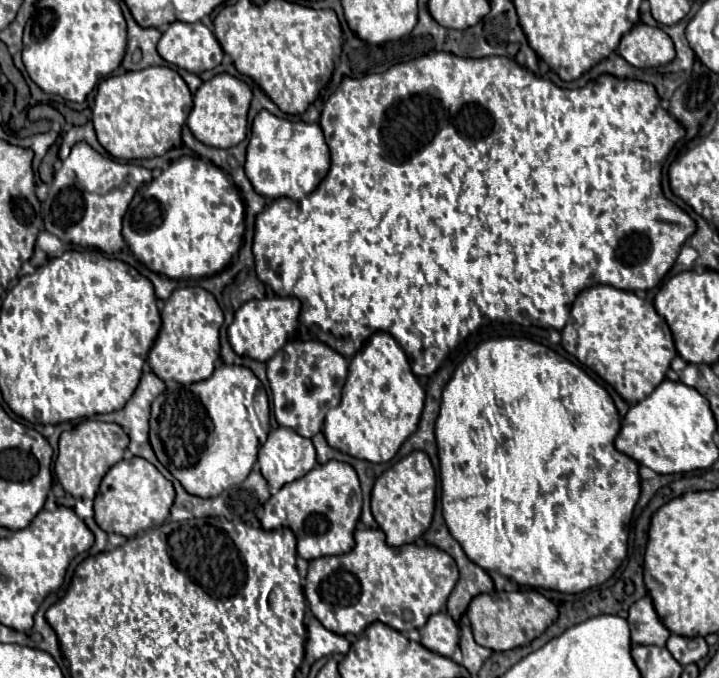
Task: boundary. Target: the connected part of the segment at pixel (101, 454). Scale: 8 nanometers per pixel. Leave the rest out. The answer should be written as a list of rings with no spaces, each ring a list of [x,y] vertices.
[[[81,421],[71,431],[63,431],[61,439],[59,439],[59,455],[57,455],[57,461],[55,461],[55,473],[57,473],[59,483],[73,497],[93,499],[97,495],[97,489],[99,489],[103,475],[117,461],[123,459],[127,445],[129,445],[127,433],[115,423]]]

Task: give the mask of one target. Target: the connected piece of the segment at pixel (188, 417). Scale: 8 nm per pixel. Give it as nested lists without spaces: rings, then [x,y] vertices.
[[[221,365],[211,379],[191,385],[169,385],[151,405],[149,441],[161,465],[183,485],[183,489],[197,497],[217,497],[227,487],[237,485],[251,473],[259,447],[270,431],[270,406],[267,393],[255,373],[241,365]]]

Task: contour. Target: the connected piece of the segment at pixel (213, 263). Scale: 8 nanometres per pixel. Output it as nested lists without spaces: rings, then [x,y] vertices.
[[[181,157],[173,161],[157,179],[137,189],[125,217],[123,217],[123,237],[131,251],[149,265],[151,271],[165,275],[169,279],[185,277],[209,277],[227,267],[237,255],[245,231],[245,205],[237,185],[209,159],[201,157]]]

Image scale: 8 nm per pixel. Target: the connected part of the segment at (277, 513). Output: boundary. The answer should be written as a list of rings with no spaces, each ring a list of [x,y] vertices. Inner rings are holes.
[[[329,461],[313,467],[305,477],[291,481],[263,505],[261,527],[289,527],[297,537],[297,555],[311,561],[325,555],[343,555],[355,547],[353,531],[361,515],[361,485],[349,463]]]

